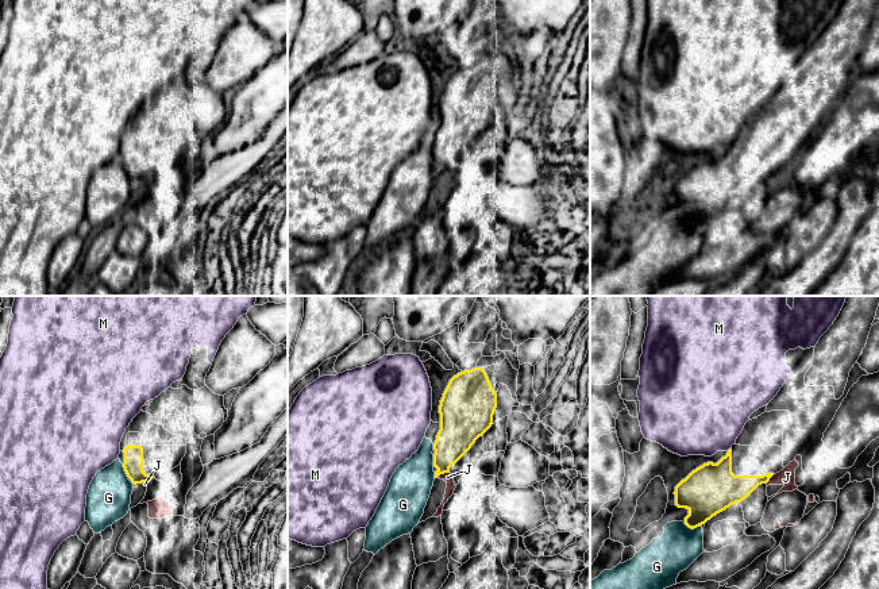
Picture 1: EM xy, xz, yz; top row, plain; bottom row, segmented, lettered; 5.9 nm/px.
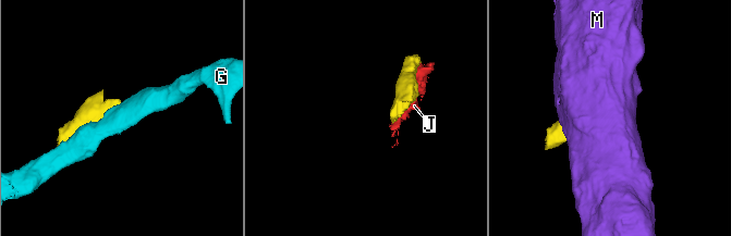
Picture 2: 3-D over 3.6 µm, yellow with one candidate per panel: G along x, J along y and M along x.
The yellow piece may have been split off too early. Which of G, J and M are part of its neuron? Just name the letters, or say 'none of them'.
none of them

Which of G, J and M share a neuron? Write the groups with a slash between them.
G / J / M

